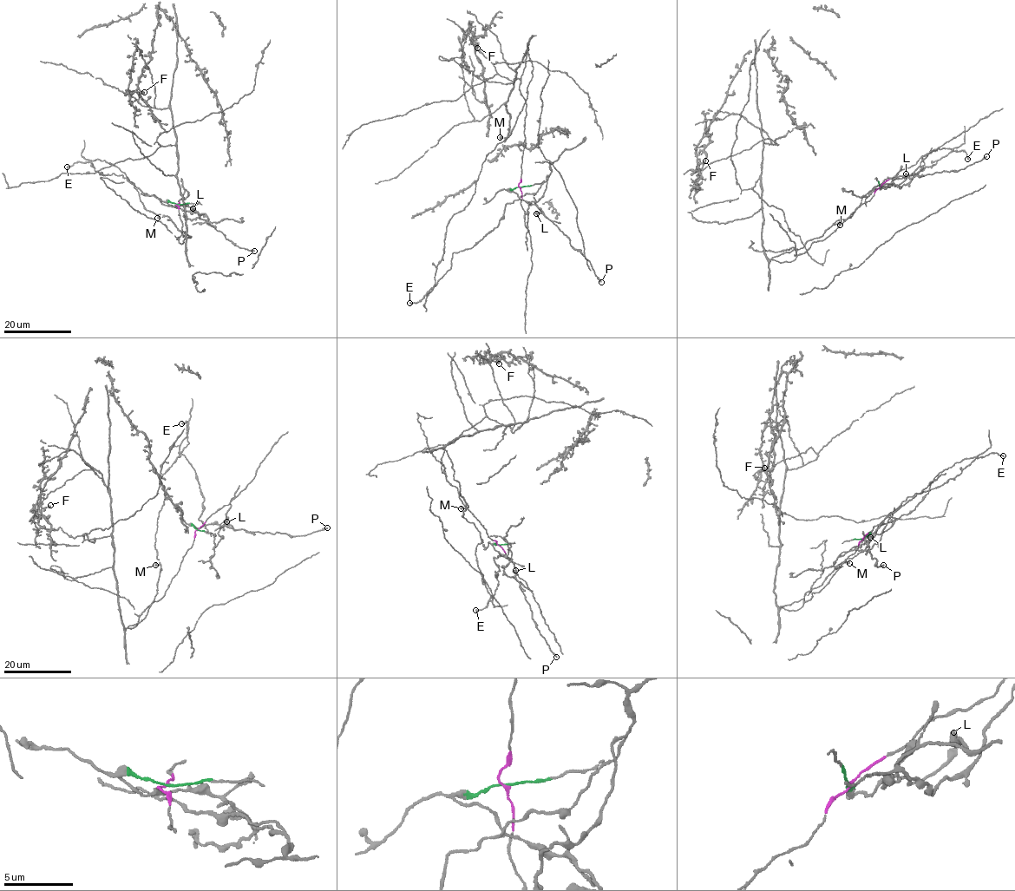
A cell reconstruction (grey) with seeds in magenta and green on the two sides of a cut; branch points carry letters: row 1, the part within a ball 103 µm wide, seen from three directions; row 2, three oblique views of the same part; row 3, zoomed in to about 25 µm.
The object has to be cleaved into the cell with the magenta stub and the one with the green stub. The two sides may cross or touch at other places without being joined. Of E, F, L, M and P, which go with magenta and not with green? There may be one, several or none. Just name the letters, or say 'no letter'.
F, M

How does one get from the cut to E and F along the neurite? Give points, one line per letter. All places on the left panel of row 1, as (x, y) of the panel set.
E: (178, 204), (166, 202), (176, 206), (164, 205), (156, 196), (143, 193), (116, 167), (103, 160), (67, 167)
F: (178, 205), (181, 244), (186, 227), (172, 113), (144, 106), (127, 89), (144, 92)

